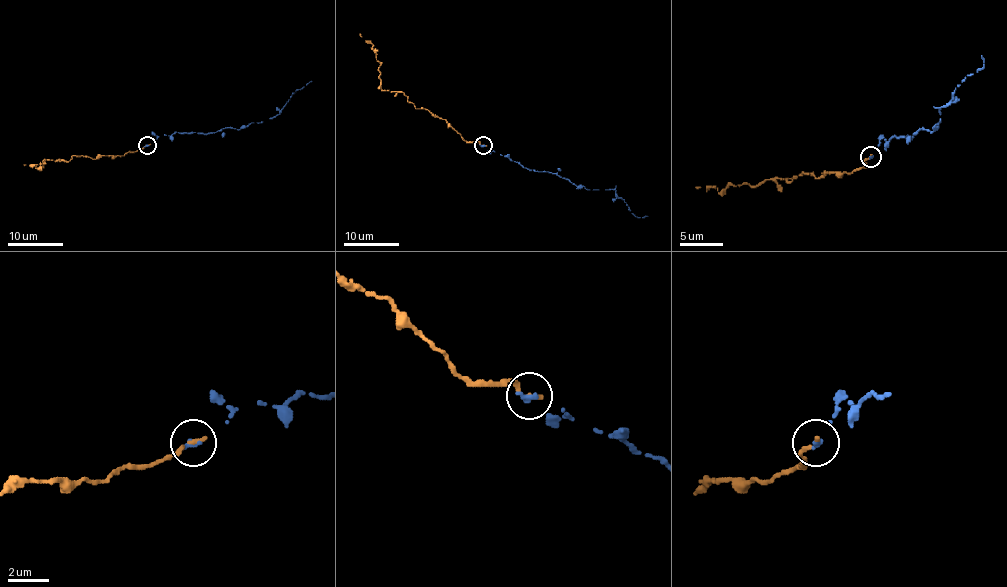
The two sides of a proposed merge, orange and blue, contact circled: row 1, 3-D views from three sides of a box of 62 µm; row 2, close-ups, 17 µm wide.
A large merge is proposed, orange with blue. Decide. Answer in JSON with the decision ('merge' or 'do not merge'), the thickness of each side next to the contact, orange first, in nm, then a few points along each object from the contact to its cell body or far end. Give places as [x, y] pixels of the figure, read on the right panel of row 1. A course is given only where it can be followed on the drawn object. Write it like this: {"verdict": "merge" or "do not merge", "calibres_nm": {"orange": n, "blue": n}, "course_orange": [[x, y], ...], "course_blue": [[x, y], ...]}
{"verdict": "merge", "calibres_nm": {"orange": 280, "blue": 240}, "course_orange": [[871, 157], [851, 172], [817, 179], [801, 172], [719, 192], [695, 187]], "course_blue": [[871, 157], [880, 142], [934, 129], [938, 111], [967, 74], [984, 66], [982, 55]]}

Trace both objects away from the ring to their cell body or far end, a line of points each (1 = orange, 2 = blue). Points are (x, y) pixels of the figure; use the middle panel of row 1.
1: (483, 146), (465, 141), (444, 119), (417, 108), (401, 92), (383, 90), (381, 64), (360, 33)
2: (483, 146), (533, 171), (550, 172), (588, 190), (612, 189), (631, 213), (638, 218), (648, 216)

